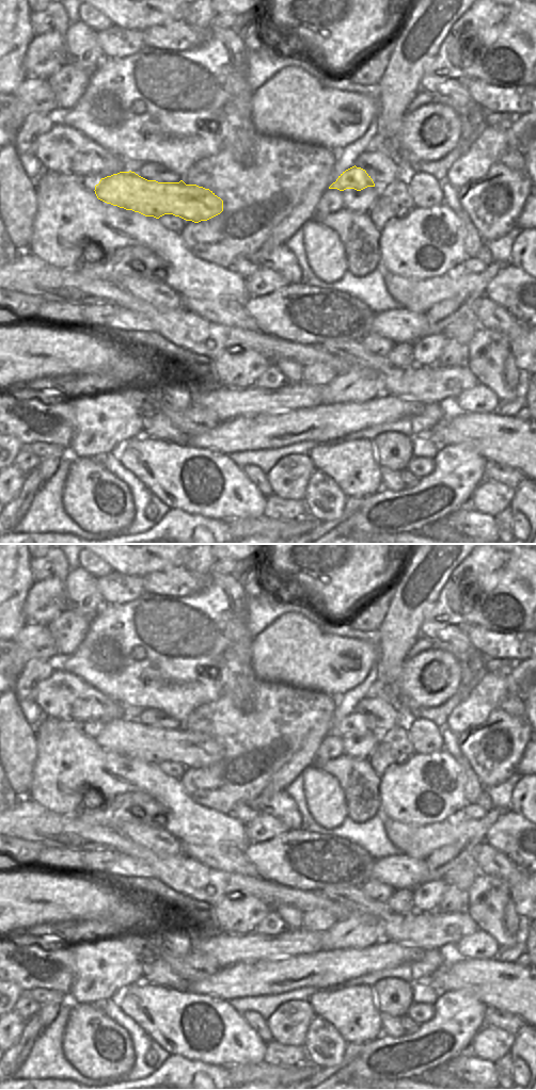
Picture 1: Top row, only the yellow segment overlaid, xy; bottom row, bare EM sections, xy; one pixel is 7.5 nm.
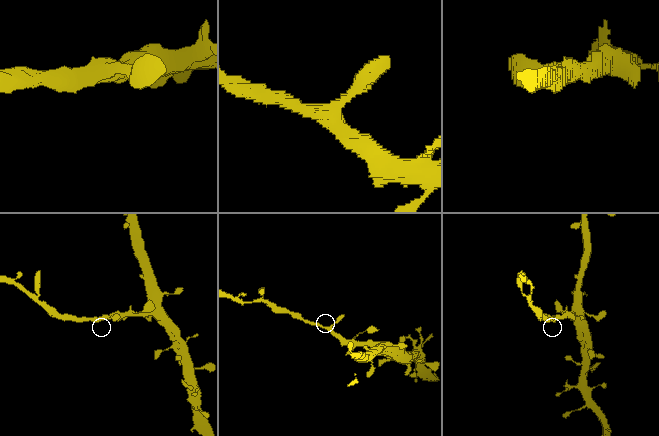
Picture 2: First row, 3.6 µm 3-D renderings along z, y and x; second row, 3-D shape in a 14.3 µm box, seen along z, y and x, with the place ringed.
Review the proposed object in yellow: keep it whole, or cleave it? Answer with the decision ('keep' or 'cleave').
keep

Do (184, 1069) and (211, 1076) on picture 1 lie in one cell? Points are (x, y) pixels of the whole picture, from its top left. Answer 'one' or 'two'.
one

